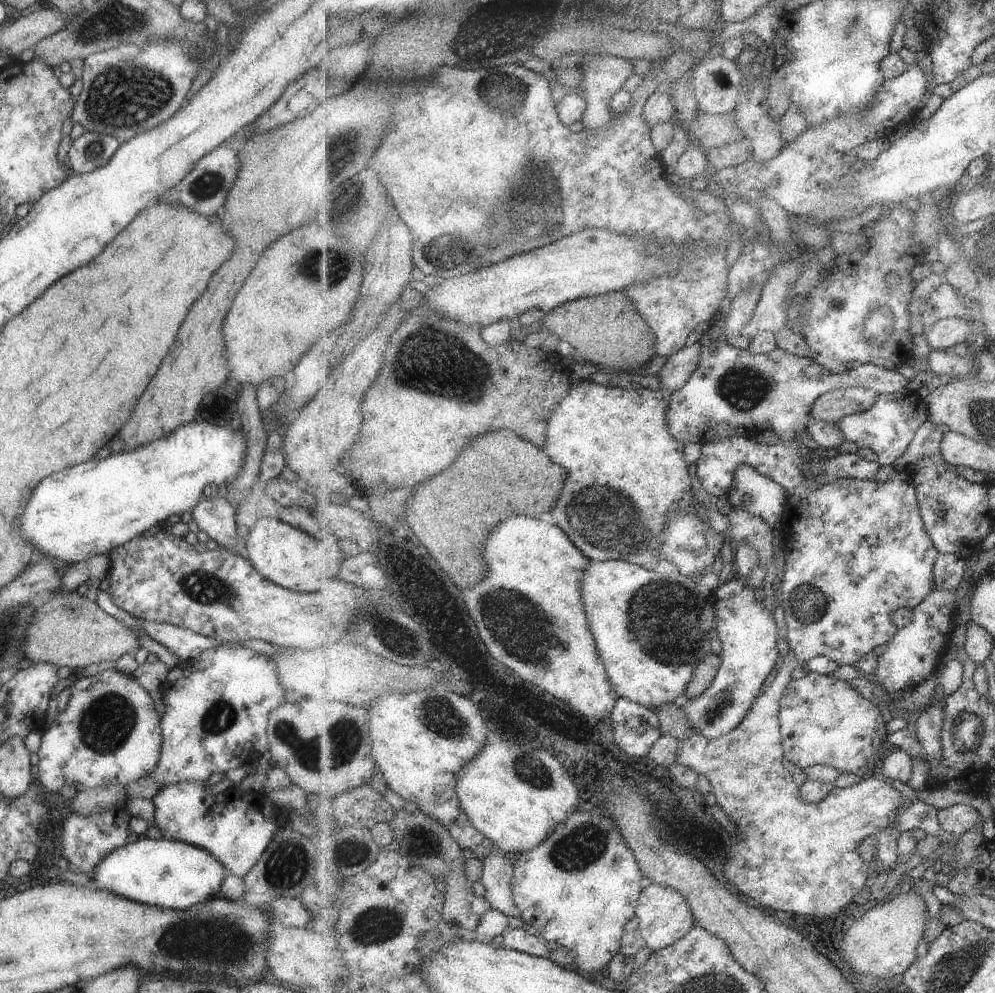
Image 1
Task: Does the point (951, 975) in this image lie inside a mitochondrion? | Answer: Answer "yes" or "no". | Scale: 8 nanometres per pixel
yes

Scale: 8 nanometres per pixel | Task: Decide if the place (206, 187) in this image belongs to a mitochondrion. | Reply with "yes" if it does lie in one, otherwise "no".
yes

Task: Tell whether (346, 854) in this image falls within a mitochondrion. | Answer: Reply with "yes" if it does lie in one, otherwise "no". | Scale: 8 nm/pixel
yes

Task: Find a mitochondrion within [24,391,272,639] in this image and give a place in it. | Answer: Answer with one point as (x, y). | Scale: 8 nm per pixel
(204, 588)

